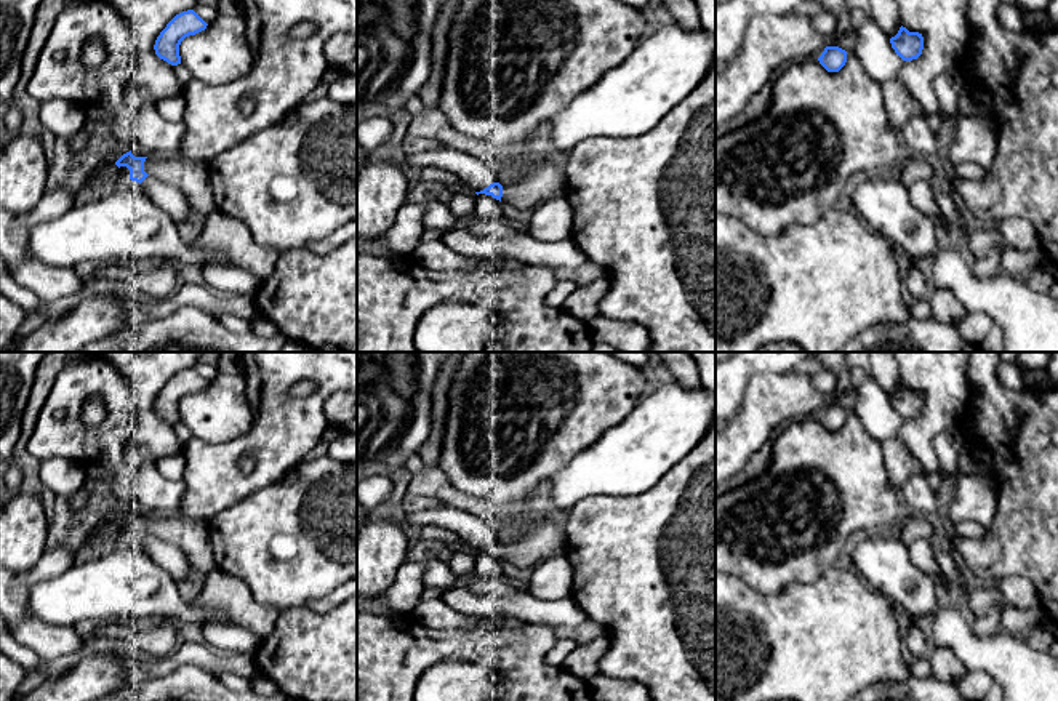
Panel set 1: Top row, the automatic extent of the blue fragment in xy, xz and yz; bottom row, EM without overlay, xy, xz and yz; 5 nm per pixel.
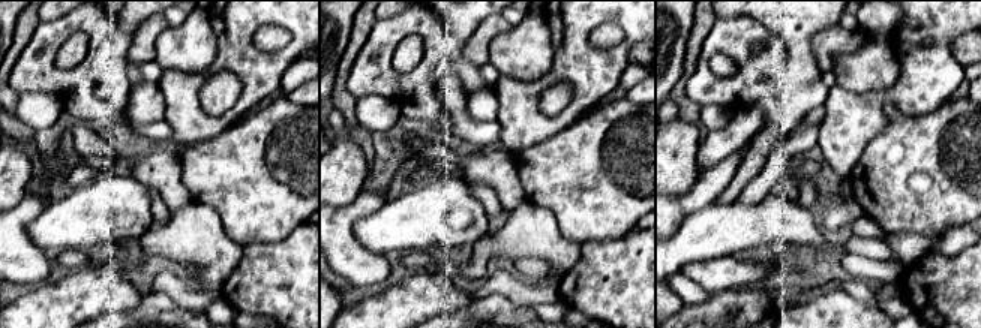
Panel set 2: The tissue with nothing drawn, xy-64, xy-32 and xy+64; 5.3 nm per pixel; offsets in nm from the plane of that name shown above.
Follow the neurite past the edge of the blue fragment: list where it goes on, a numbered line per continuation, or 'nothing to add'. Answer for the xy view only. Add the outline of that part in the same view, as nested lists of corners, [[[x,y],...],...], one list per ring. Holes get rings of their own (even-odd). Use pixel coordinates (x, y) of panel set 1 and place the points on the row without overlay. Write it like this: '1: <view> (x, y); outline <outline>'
1: xy (192, 538); outline [[[178,512],[173,515],[147,515],[144,530],[165,543],[178,546],[198,573],[208,575],[216,568],[208,525],[189,522]]]

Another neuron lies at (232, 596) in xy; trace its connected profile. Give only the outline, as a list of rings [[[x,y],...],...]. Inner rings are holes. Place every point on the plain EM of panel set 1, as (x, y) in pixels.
[[[218,568],[206,575],[205,586],[192,607],[202,611],[219,608],[226,613],[229,624],[250,631],[259,640],[272,634],[280,616],[279,608],[258,603],[242,579]]]

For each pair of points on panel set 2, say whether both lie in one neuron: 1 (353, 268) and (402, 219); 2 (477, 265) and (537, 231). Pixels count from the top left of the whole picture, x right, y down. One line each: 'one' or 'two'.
1: two
2: one

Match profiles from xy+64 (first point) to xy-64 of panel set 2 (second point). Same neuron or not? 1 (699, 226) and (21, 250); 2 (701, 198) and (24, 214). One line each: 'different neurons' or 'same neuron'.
1: different neurons
2: same neuron

